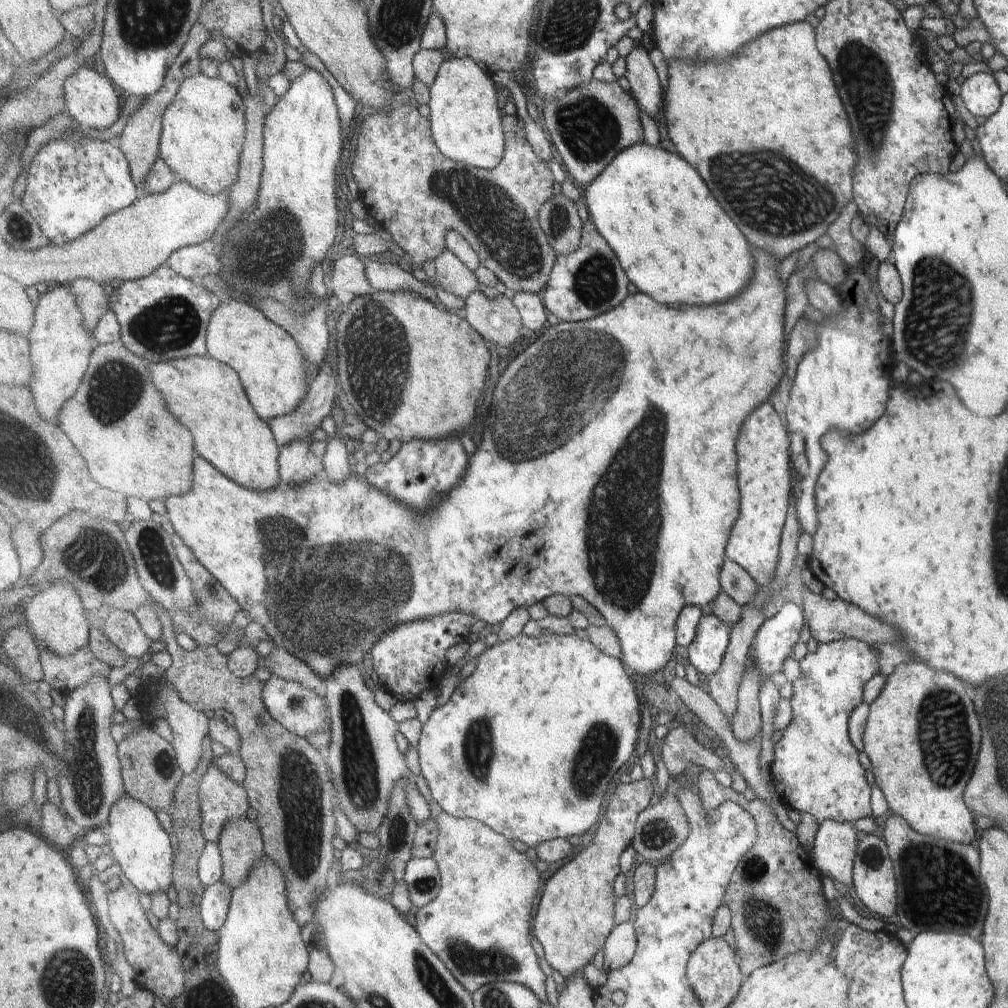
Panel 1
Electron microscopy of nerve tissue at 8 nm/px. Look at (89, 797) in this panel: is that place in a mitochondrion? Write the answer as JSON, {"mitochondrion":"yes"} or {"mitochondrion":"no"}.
{"mitochondrion":"yes"}

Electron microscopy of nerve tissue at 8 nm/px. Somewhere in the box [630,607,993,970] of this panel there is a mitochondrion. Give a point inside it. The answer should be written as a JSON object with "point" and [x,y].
{"point":[932,895]}

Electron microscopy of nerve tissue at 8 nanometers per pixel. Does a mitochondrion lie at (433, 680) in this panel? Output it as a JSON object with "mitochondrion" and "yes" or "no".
{"mitochondrion":"no"}

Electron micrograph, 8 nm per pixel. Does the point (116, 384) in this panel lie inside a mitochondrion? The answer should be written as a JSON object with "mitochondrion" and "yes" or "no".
{"mitochondrion":"yes"}

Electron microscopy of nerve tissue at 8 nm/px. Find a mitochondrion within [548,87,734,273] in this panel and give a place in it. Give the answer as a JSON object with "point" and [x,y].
{"point":[588,128]}

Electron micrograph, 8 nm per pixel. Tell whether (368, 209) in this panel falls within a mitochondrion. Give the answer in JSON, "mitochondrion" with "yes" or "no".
{"mitochondrion":"no"}

